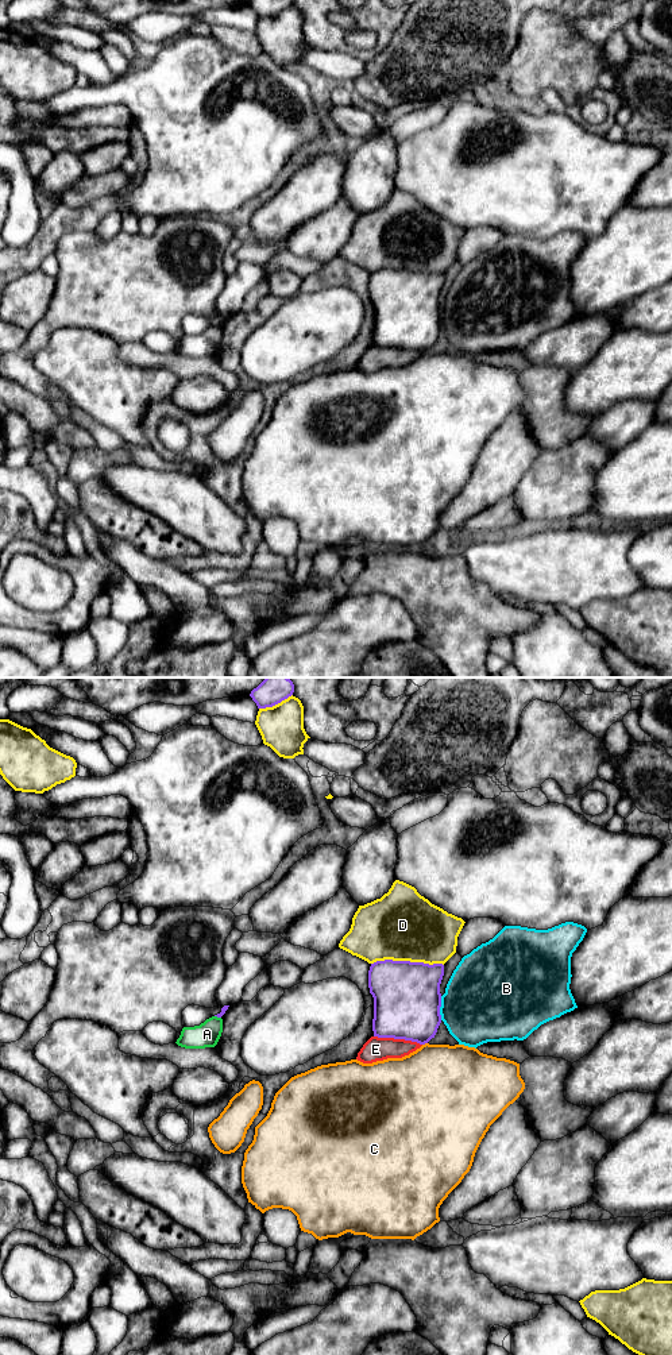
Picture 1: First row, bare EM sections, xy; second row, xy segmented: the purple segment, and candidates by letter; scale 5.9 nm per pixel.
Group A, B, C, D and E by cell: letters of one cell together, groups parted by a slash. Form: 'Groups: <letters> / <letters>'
Groups: A / B / C / D / E

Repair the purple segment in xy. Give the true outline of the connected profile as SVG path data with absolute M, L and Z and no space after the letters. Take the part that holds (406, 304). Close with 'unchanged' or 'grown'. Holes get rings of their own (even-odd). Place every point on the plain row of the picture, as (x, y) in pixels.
M376 270L368 279L374 306L372 340L378 347L428 352L441 332L443 273Z; unchanged

